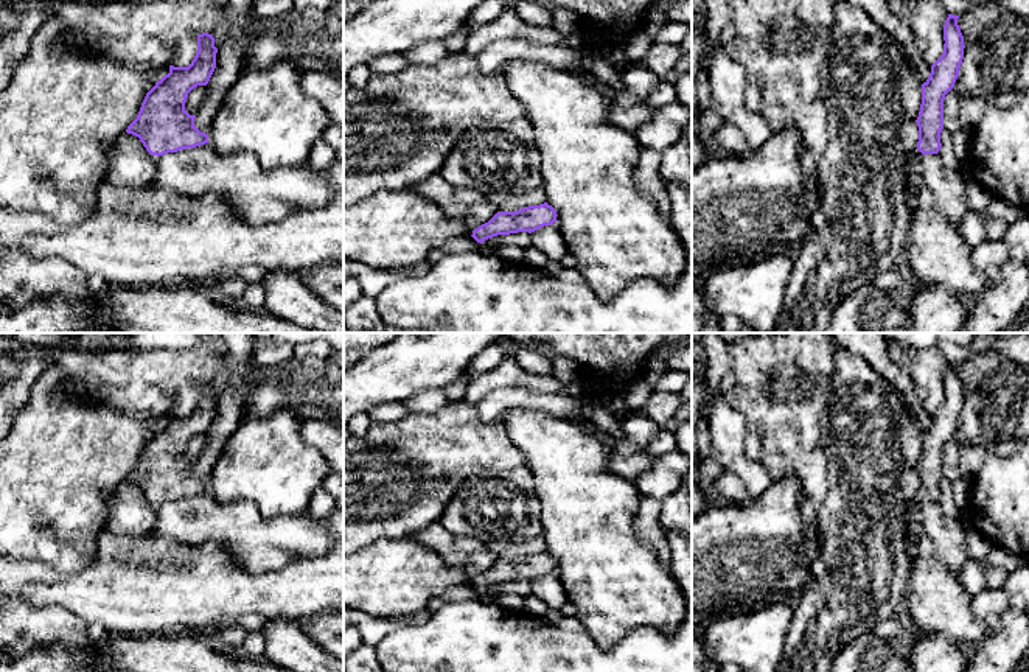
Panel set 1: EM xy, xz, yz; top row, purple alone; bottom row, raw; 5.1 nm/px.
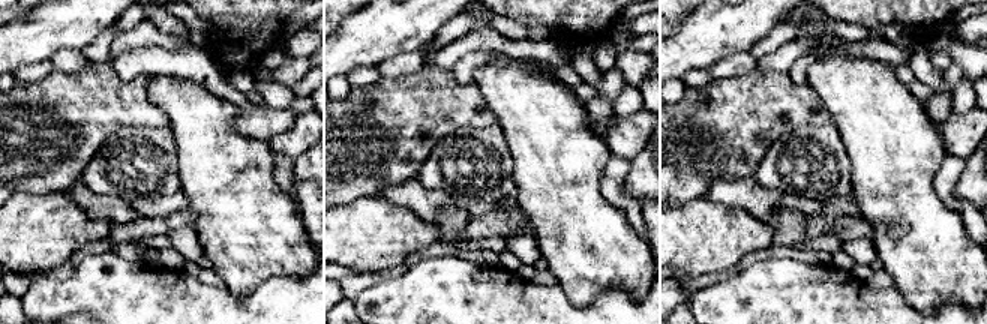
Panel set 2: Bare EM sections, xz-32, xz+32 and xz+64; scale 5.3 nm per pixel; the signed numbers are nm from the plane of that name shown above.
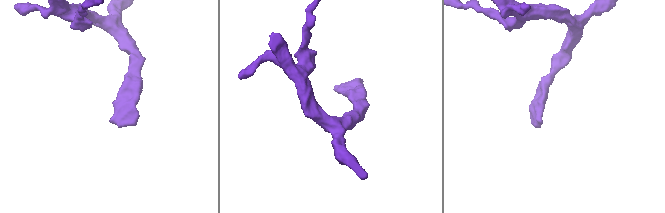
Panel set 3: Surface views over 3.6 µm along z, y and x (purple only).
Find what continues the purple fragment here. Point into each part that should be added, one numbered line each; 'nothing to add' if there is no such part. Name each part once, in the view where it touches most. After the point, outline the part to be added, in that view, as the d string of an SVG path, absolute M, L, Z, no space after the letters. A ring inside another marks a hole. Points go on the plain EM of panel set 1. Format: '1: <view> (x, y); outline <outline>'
1: yz (914, 507); outline M914 498L906 506L906 535L914 540L920 529L920 513L923 502L919 498Z

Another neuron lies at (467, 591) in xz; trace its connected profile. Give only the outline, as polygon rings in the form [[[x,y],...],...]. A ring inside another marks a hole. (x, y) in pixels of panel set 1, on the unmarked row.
[[[460,585],[449,588],[443,596],[434,597],[429,600],[427,608],[435,613],[438,608],[441,608],[446,602],[462,602],[469,599],[479,600],[480,593],[471,585]]]

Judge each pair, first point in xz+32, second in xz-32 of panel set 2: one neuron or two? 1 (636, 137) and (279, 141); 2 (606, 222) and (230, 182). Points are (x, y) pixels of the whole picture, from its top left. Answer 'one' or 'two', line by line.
1: one
2: one

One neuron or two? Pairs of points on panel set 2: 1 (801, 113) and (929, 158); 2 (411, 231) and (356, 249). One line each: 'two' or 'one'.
1: two
2: one

